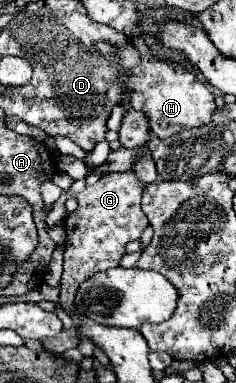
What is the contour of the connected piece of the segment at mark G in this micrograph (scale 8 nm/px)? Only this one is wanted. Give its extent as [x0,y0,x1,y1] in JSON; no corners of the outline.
[60,170,148,314]

